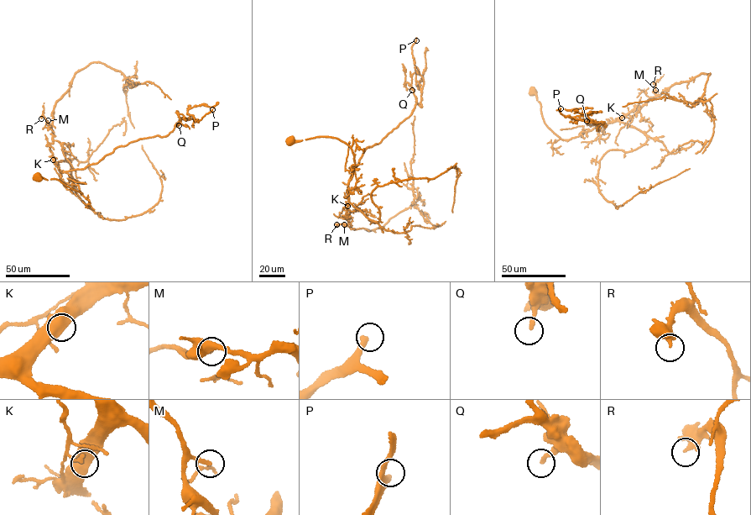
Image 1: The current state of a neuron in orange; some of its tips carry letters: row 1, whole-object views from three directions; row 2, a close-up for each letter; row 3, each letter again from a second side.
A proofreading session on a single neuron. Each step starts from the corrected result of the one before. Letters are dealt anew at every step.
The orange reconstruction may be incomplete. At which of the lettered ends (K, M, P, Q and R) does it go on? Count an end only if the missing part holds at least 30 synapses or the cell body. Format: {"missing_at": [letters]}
{"missing_at": ["P"]}

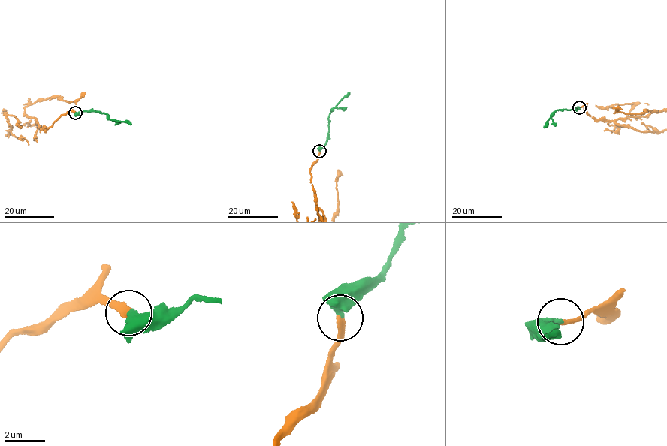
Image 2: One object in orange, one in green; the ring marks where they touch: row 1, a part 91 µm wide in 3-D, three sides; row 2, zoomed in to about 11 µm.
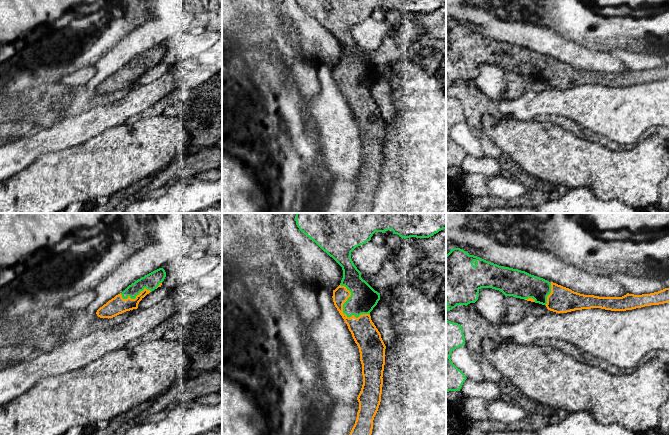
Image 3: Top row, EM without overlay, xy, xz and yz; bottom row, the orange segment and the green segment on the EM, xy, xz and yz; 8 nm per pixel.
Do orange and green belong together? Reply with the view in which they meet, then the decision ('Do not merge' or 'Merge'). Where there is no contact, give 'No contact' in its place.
Touches orange in xz. Merge

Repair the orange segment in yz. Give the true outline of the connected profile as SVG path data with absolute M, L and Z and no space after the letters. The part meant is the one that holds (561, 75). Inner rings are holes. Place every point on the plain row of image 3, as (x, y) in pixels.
M453 24L446 31L446 80L450 87L457 81L467 82L475 79L481 64L492 64L501 67L505 72L513 72L527 77L545 81L548 86L556 89L567 89L575 86L601 84L611 87L626 87L651 81L670 78L670 64L642 71L627 69L622 73L599 73L584 71L572 67L543 54L525 47L499 42L480 33L470 31L460 24Z

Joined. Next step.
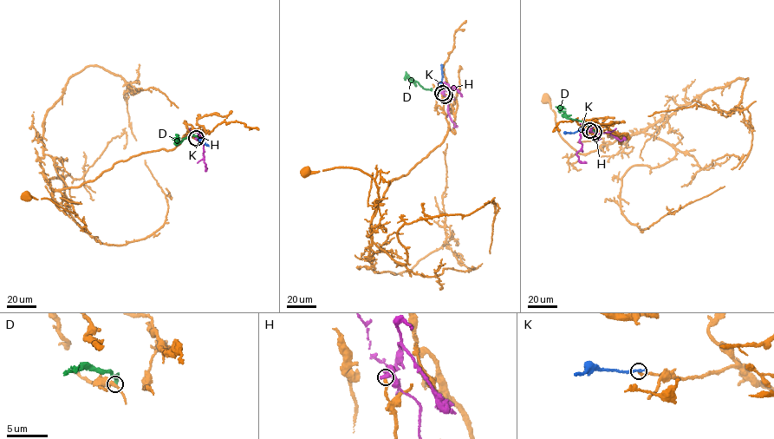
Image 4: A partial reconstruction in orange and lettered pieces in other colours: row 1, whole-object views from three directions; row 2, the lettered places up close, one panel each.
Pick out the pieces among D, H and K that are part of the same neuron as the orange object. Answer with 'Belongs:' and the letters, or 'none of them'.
Belongs: K

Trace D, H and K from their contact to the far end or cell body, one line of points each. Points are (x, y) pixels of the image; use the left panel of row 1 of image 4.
D: (197, 138), (190, 135), (181, 142), (177, 139), (178, 134)
H: (196, 138), (201, 137), (206, 168)
K: (196, 138), (211, 145)

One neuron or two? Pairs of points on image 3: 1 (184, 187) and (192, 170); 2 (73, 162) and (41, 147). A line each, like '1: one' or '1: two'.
1: two
2: two

